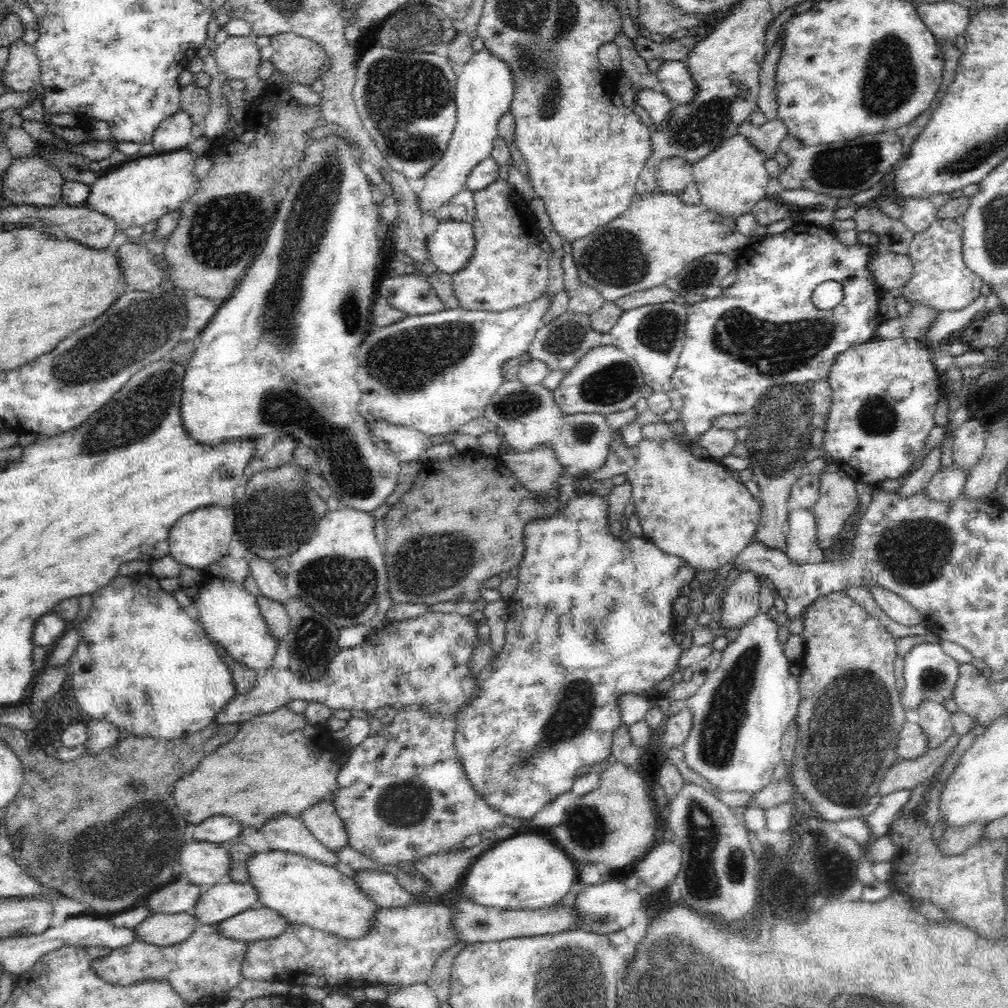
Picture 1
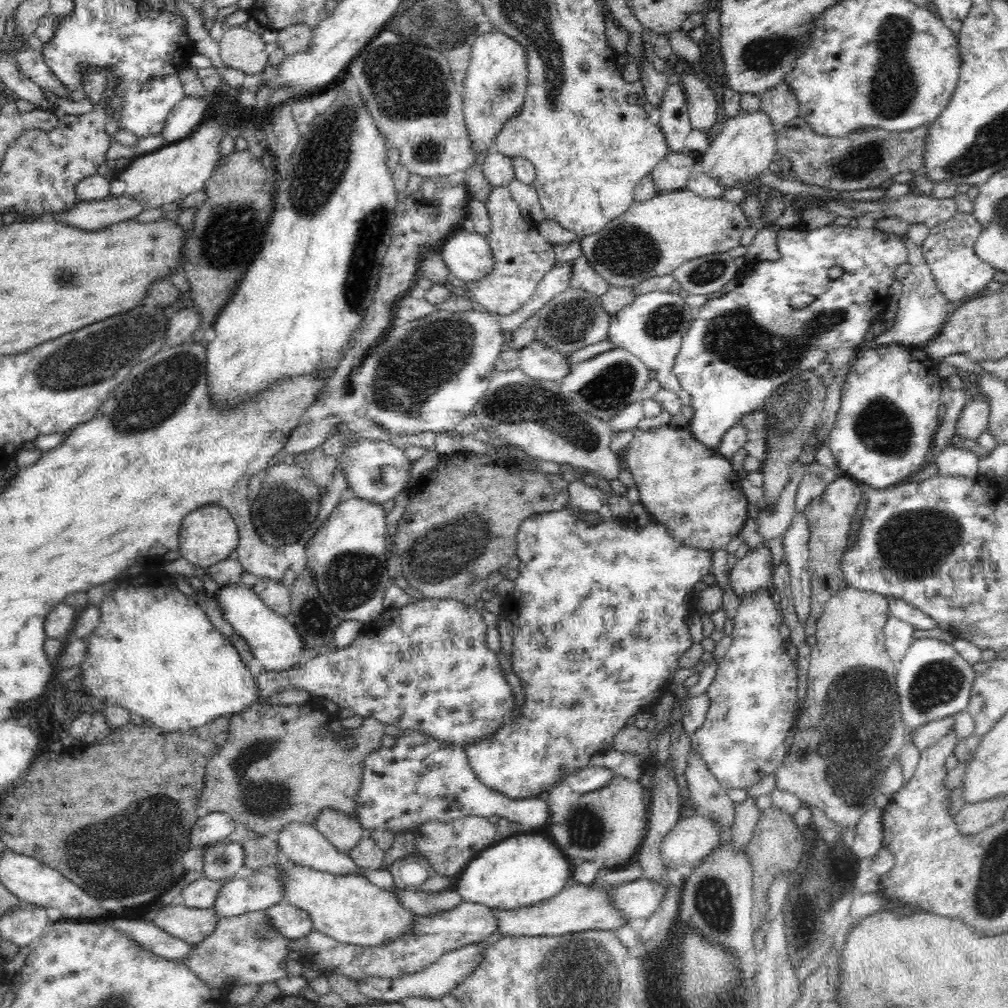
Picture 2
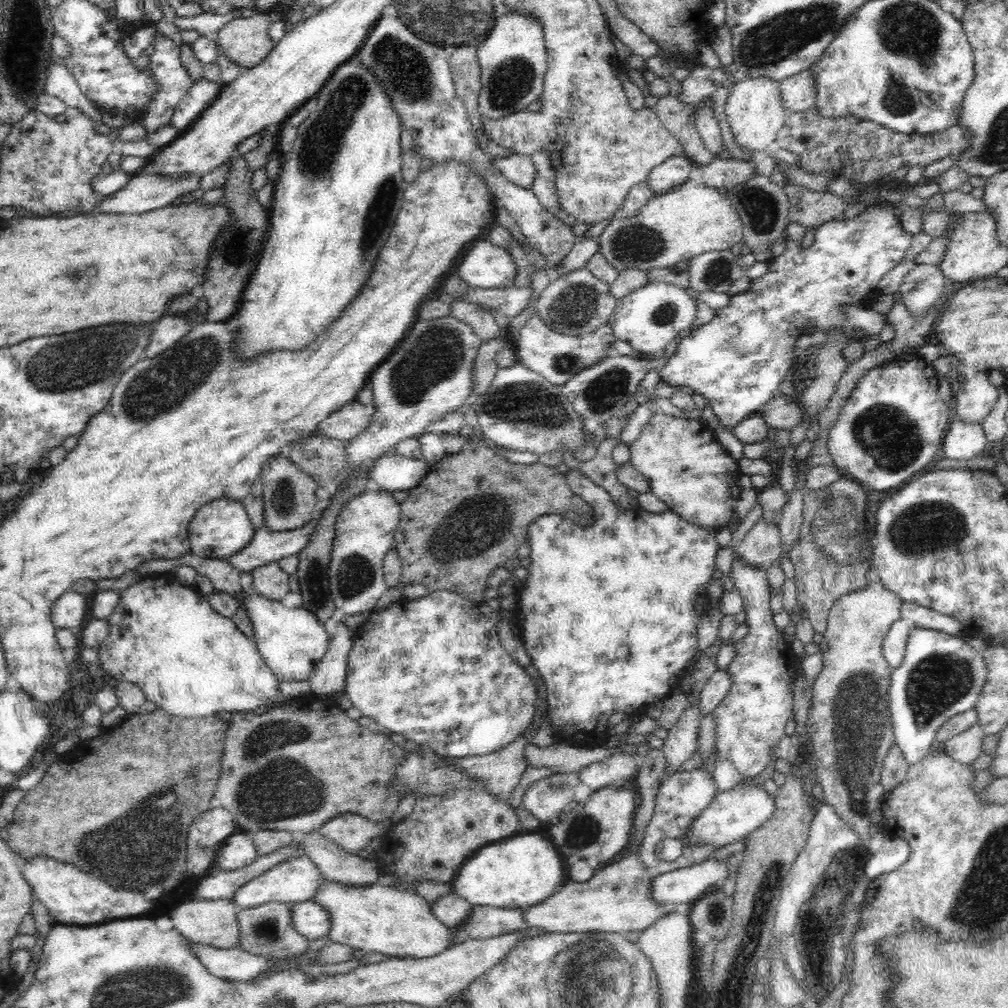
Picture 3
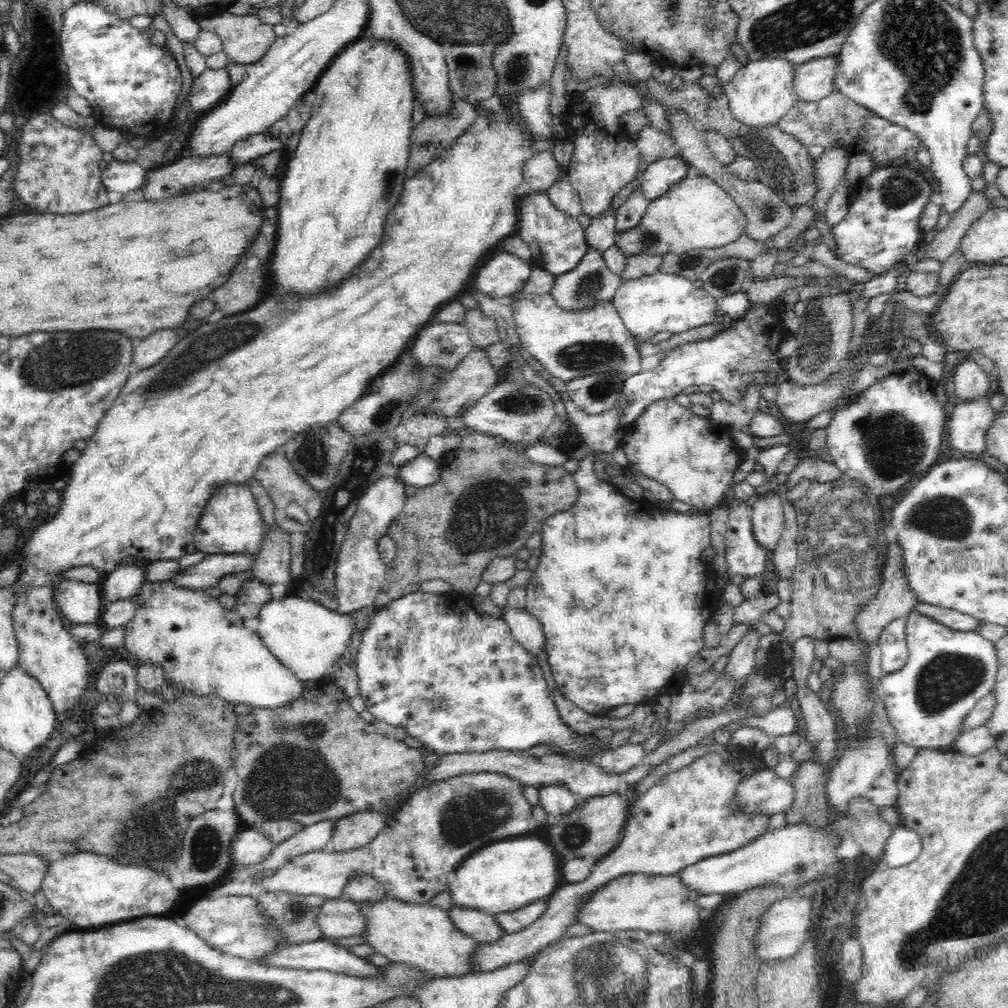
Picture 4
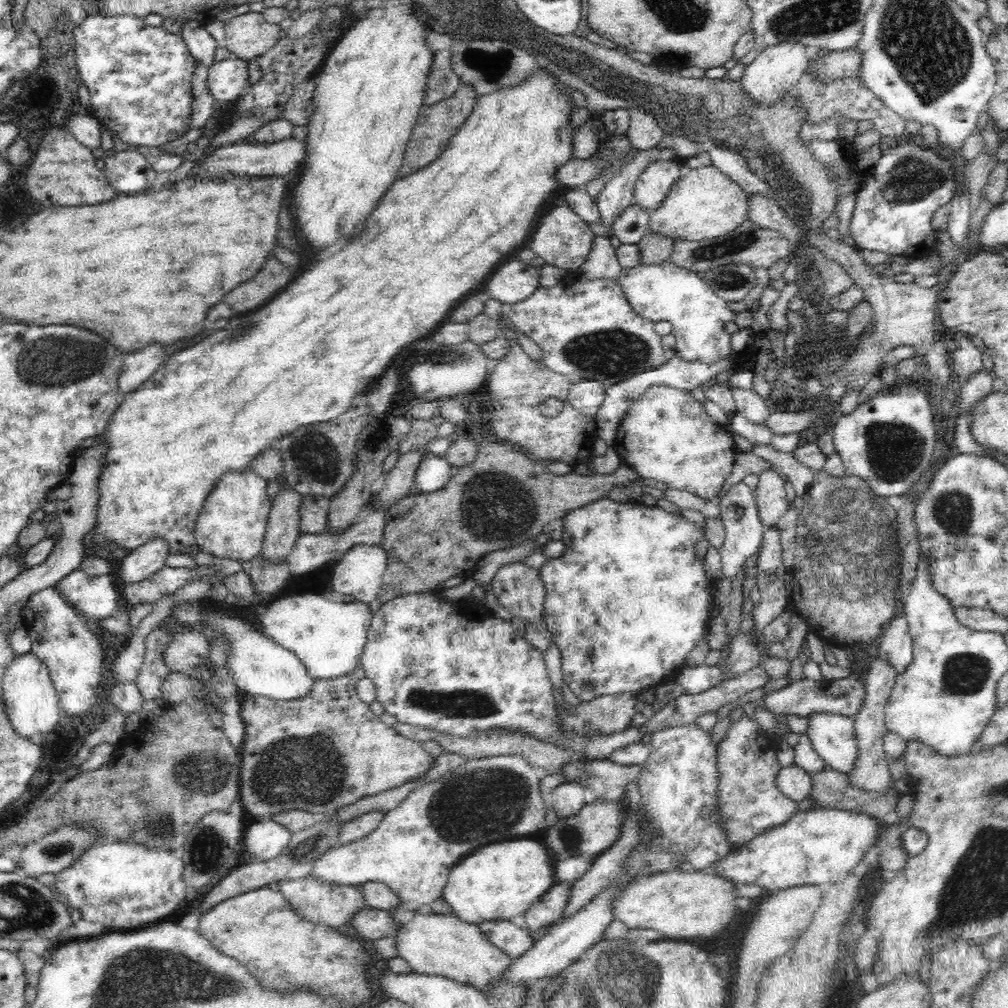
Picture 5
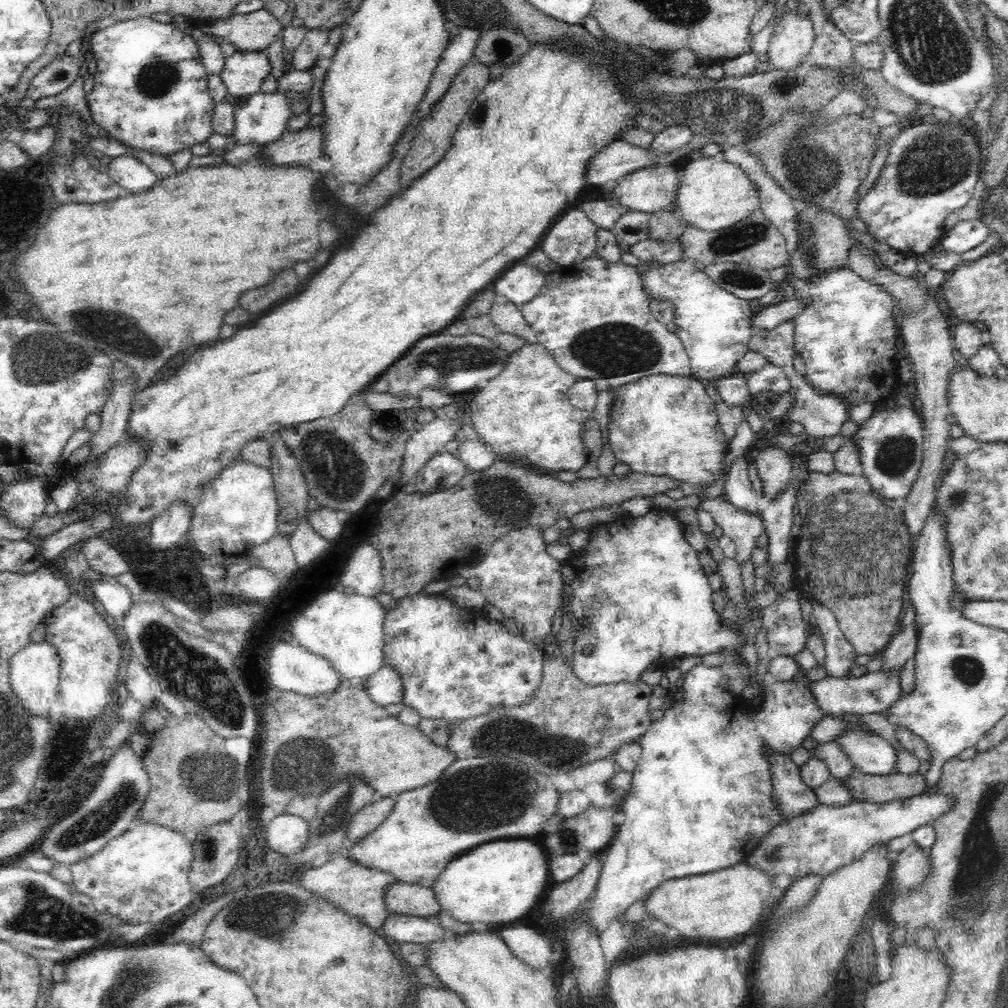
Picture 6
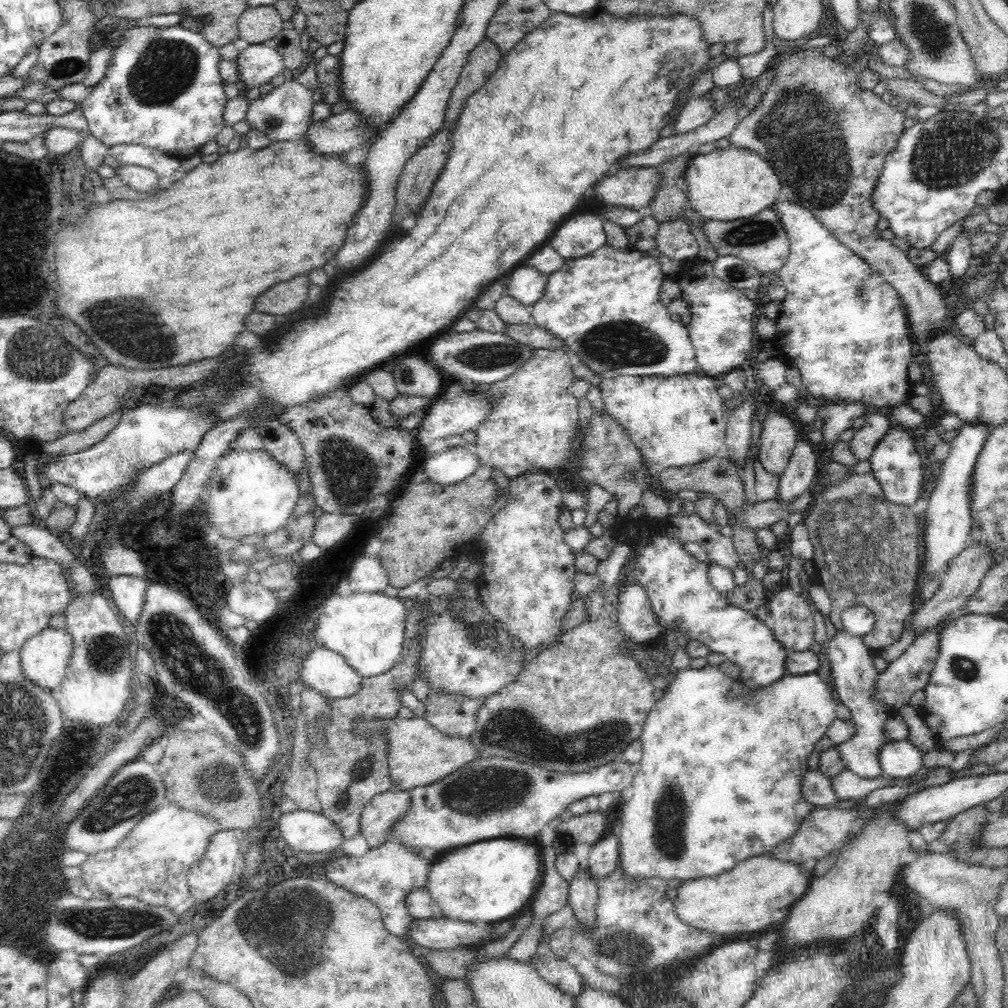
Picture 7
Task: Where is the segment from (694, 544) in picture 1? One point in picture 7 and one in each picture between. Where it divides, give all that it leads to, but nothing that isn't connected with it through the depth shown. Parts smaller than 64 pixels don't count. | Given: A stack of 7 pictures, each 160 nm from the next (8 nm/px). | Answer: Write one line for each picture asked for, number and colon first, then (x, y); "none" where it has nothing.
2: (694, 492)
3: (689, 471)
4: (695, 458)
5: (667, 436)
6: (661, 425)
7: (678, 421)

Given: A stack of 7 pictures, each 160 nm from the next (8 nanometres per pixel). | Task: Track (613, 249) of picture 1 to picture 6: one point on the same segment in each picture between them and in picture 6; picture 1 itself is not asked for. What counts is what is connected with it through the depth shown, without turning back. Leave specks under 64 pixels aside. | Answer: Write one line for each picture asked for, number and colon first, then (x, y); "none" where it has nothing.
2: (653, 238)
3: (691, 219)
4: (696, 213)
5: (704, 203)
6: (712, 194)

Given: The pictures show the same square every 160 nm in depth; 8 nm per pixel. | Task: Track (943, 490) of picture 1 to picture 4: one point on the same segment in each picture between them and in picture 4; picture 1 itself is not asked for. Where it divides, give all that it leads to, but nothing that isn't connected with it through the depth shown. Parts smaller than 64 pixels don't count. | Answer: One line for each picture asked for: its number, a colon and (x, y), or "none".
2: (953, 462)
3: (963, 440)
4: (969, 420)

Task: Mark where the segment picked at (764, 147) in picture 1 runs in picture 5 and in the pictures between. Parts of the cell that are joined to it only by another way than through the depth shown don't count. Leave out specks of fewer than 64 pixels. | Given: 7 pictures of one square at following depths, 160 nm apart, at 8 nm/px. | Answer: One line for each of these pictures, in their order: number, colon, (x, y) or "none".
2: (780, 104)
3: (797, 93)
4: (813, 80)
5: (836, 64)

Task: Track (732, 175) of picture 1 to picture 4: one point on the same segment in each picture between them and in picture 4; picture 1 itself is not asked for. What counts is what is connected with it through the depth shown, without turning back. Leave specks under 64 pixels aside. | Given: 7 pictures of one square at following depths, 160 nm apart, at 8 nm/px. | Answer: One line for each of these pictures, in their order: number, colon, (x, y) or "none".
2: (744, 147)
3: (754, 111)
4: (761, 93)

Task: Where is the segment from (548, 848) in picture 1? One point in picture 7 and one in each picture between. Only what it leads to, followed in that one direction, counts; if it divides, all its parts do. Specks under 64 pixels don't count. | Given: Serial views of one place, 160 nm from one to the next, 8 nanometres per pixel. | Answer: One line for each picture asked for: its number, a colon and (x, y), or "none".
2: (527, 869)
3: (518, 872)
4: (505, 876)
5: (493, 883)
6: (498, 882)
7: (485, 882)

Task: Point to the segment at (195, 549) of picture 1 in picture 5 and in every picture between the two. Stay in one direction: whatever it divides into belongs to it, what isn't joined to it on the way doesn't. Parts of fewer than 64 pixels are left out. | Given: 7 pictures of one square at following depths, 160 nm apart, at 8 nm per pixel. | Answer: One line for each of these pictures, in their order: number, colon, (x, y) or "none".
2: (209, 534)
3: (220, 528)
4: (231, 523)
5: (232, 523)

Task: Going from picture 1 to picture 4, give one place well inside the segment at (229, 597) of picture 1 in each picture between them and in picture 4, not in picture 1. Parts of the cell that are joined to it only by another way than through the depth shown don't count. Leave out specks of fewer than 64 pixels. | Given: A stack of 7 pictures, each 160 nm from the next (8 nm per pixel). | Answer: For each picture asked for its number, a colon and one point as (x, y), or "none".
2: (276, 646)
3: (291, 641)
4: (306, 637)

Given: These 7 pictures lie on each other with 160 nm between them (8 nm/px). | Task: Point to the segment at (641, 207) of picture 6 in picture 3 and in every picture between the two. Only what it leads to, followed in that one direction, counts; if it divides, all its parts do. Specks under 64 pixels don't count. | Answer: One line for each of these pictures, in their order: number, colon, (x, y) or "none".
3: (673, 172)
4: (658, 177)
5: (652, 186)

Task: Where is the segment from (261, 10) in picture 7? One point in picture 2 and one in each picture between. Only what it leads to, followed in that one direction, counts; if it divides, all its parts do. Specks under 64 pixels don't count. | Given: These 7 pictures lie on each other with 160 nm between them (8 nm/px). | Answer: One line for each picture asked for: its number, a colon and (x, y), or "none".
2: (240, 49)
3: (245, 41)
4: (246, 39)
5: (247, 36)
6: (253, 32)

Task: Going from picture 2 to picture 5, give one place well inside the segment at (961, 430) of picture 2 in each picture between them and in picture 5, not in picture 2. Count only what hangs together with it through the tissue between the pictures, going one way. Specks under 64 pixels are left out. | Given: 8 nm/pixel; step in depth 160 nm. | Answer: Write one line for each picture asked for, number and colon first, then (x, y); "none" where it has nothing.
3: (975, 399)
4: (970, 380)
5: (966, 360)

